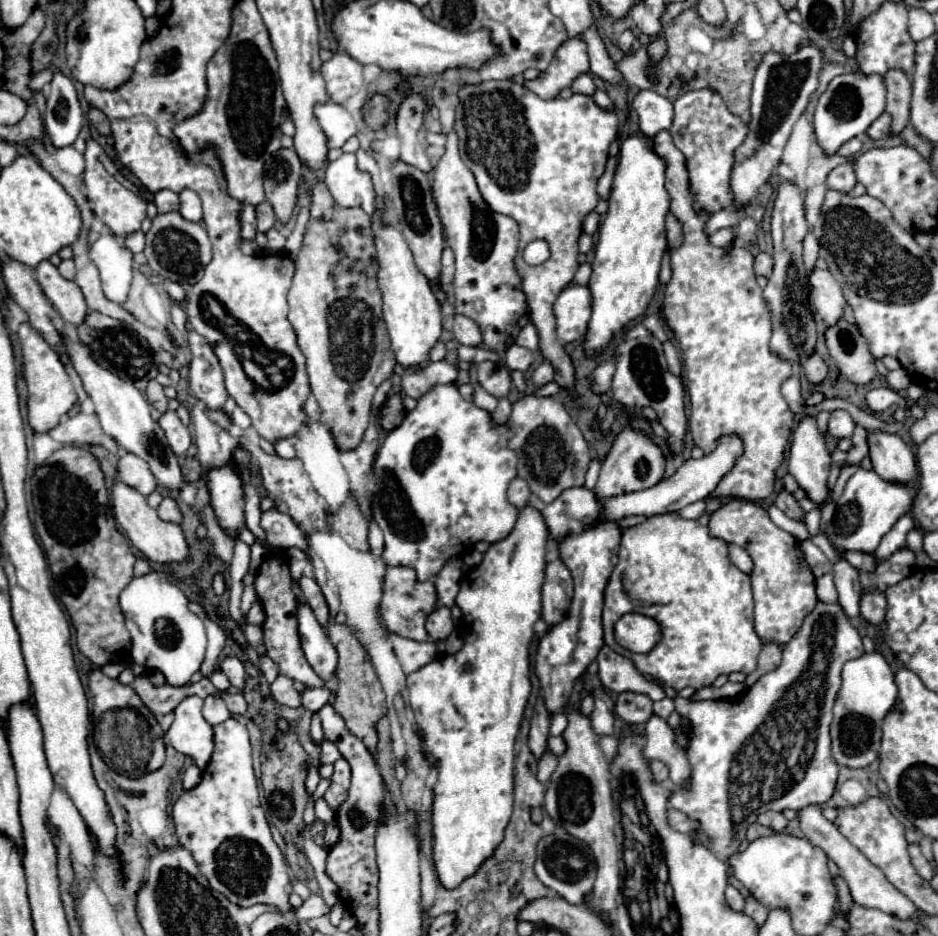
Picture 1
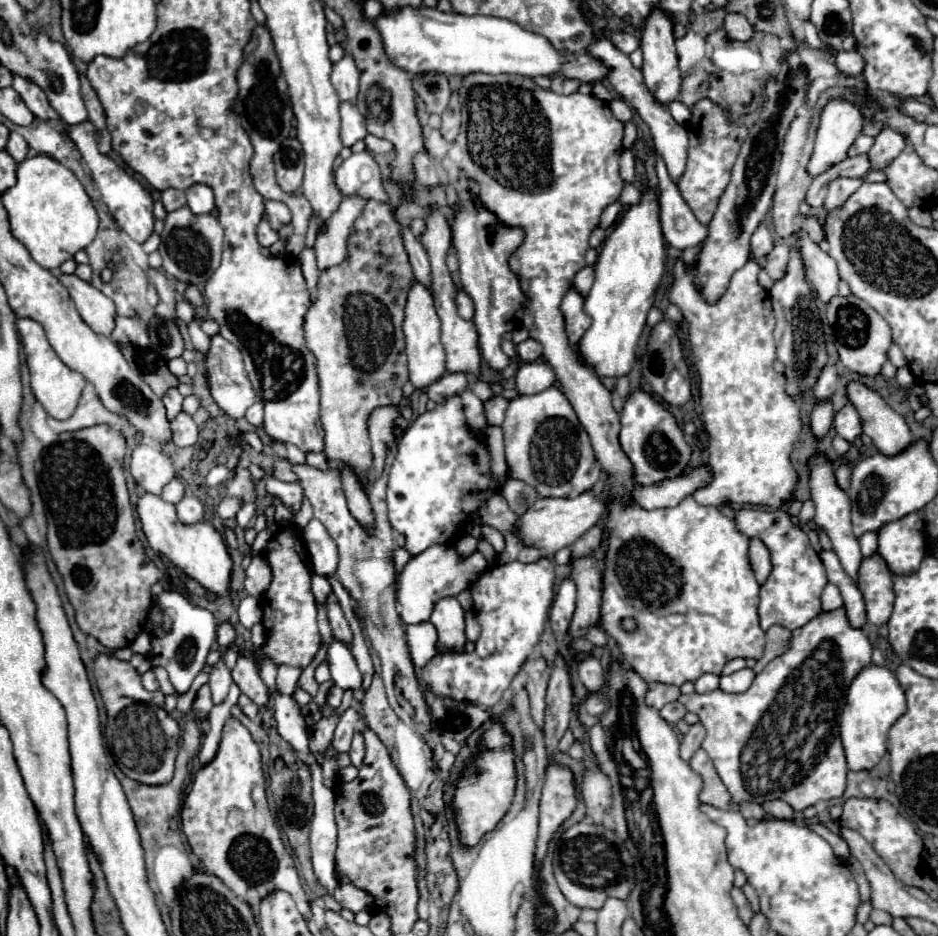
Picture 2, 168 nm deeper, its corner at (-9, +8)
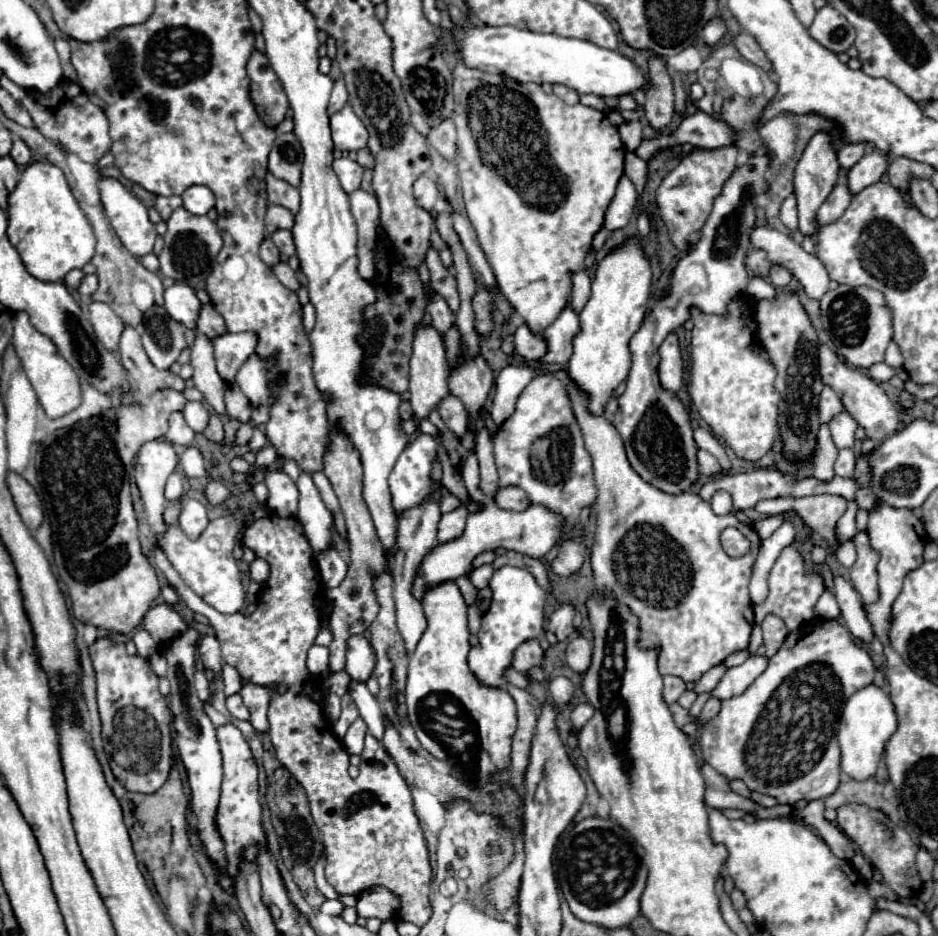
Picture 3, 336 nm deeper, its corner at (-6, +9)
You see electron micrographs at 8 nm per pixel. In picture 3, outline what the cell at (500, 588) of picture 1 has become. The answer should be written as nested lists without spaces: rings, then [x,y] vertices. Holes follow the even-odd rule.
[[[503,566],[495,570],[489,588],[493,596],[489,608],[483,612],[481,618],[481,630],[477,634],[479,644],[473,646],[469,652],[469,668],[479,684],[499,688],[507,682],[505,672],[511,666],[515,650],[529,638],[543,638],[547,592],[535,582],[535,578],[527,570],[513,566]]]

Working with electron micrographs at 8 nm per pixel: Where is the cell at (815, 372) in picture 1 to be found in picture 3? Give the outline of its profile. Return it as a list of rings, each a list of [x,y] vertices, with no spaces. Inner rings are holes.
[[[825,386],[819,396],[819,420],[829,422],[835,414],[843,410],[843,404],[831,386]]]

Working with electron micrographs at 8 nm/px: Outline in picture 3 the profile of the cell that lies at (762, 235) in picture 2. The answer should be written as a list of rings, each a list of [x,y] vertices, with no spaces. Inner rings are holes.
[[[749,248],[747,252],[747,266],[753,270],[753,274],[759,274],[759,276],[767,276],[769,274],[769,268],[771,268],[771,262],[767,260],[767,254],[765,250],[759,250],[759,248]]]

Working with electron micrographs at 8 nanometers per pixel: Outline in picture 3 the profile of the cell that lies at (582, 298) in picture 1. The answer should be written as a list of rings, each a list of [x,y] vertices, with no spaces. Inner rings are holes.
[[[567,306],[559,318],[545,330],[543,338],[547,342],[547,356],[543,356],[543,364],[545,362],[557,362],[561,366],[565,366],[571,358],[571,350],[573,350],[573,338],[579,334],[581,324],[579,324],[579,314]]]

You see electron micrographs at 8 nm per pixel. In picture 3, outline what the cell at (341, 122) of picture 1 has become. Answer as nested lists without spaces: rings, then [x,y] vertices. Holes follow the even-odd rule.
[[[351,104],[331,116],[331,134],[337,150],[359,150],[367,146],[367,128],[353,112]]]

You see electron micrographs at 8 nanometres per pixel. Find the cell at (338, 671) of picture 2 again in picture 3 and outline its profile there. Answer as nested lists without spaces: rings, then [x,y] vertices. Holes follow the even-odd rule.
[[[351,680],[349,694],[359,708],[361,718],[367,722],[371,734],[377,740],[381,740],[381,734],[383,734],[383,728],[385,728],[385,716],[383,716],[379,702],[373,698],[373,694],[367,690],[367,686],[363,682],[357,682],[357,680]]]

